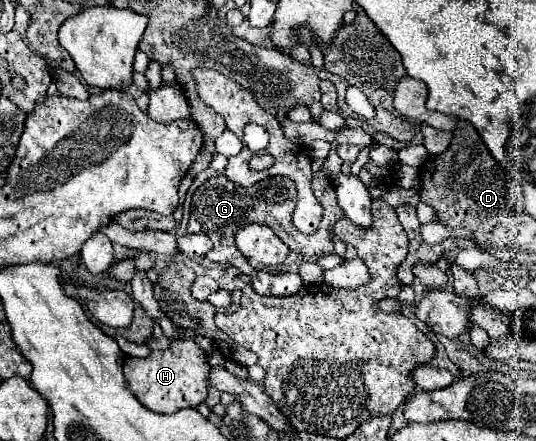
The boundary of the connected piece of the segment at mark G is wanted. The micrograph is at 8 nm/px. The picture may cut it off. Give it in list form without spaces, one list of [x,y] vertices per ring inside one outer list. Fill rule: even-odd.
[[[322,172],[314,174],[314,186],[316,186],[318,200],[322,200],[322,210],[324,210],[322,212],[322,222],[320,222],[318,230],[314,232],[314,236],[312,234],[302,234],[302,232],[296,230],[296,226],[292,226],[292,212],[294,212],[294,206],[296,206],[296,186],[294,186],[294,182],[288,182],[288,178],[268,178],[264,182],[258,182],[256,186],[242,188],[242,186],[232,184],[226,176],[212,176],[196,190],[196,194],[192,198],[192,214],[190,214],[188,232],[190,234],[206,234],[212,240],[214,246],[206,254],[208,260],[236,264],[248,276],[252,276],[252,268],[250,268],[248,260],[234,246],[236,230],[244,228],[246,224],[266,222],[276,234],[280,234],[282,242],[294,252],[300,252],[300,254],[306,254],[306,256],[332,254],[334,244],[332,244],[330,228],[336,224],[336,220],[342,218],[342,210],[336,202],[334,184]]]

